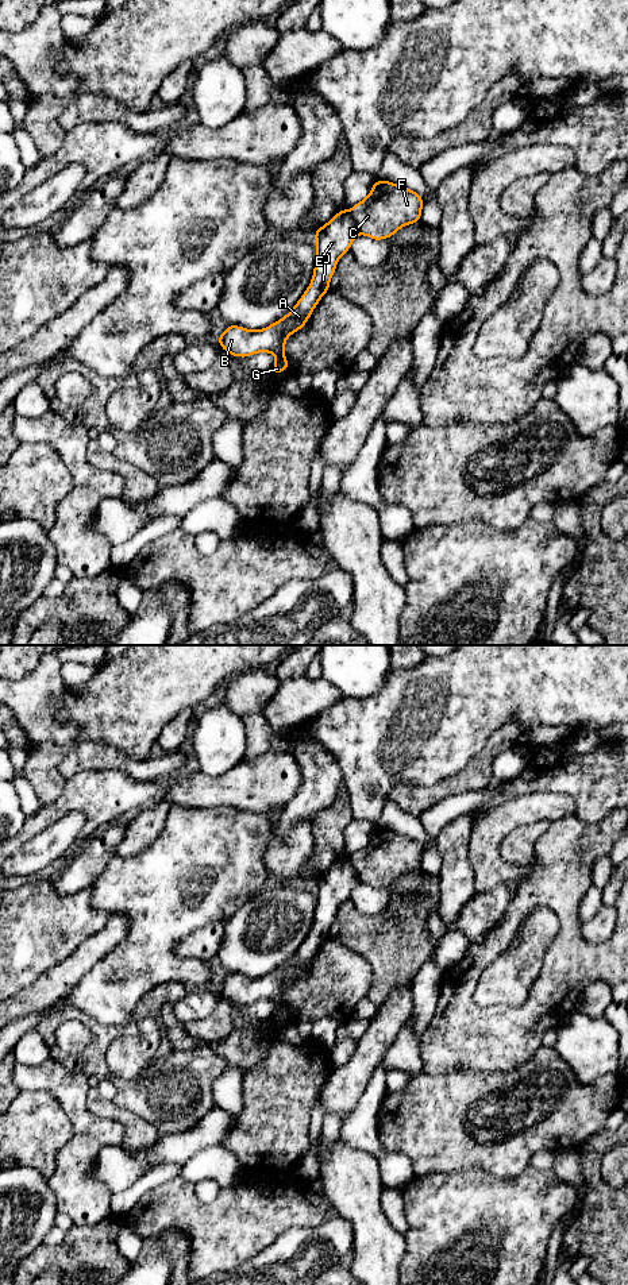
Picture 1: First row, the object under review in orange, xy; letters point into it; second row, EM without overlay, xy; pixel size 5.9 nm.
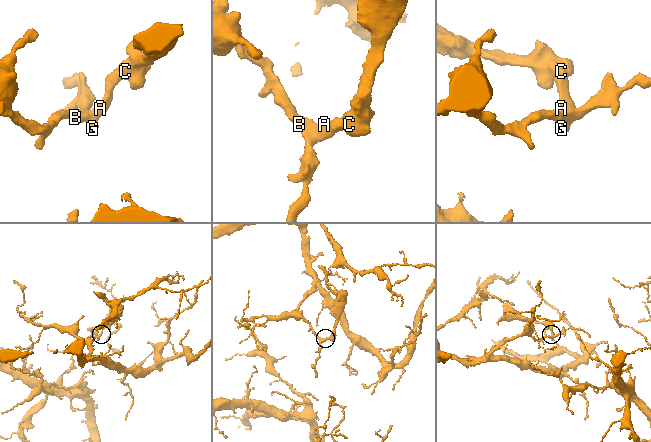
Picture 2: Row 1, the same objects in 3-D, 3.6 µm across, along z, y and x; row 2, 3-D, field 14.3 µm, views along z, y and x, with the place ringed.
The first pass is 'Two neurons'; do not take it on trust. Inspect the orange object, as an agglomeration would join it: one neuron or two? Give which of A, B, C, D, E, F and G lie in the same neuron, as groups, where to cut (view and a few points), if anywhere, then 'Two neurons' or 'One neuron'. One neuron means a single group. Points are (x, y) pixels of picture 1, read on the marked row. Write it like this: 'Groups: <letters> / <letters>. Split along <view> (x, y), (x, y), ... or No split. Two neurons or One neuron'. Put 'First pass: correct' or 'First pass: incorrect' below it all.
Groups: A B D E G / C F. Split along xy (347, 211), (359, 232). Two neurons
First pass: correct

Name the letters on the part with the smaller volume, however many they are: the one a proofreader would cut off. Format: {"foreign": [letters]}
{"foreign": ["C", "F"]}

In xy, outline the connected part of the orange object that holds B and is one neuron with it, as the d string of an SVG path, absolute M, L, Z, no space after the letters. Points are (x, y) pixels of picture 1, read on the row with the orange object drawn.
M342 209L327 224L317 228L315 232L317 254L313 277L293 309L263 329L251 331L239 325L228 325L216 337L221 348L232 356L240 358L257 352L270 352L276 355L276 363L271 368L274 374L278 375L289 368L285 358L286 339L307 324L320 298L330 290L330 281L338 261L344 252L350 251L350 246L358 235L357 224L346 209Z

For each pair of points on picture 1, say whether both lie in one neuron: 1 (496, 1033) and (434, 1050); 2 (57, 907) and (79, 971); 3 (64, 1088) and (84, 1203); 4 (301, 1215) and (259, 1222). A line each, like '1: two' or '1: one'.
1: one
2: two
3: one
4: one

